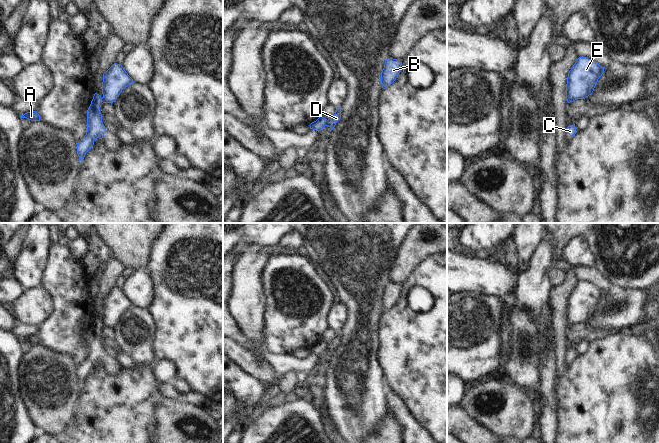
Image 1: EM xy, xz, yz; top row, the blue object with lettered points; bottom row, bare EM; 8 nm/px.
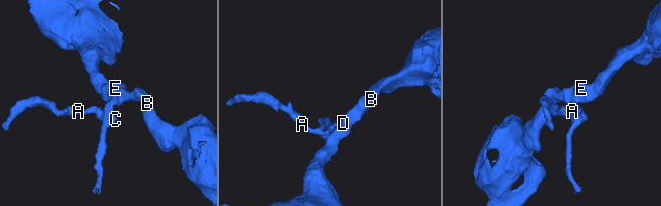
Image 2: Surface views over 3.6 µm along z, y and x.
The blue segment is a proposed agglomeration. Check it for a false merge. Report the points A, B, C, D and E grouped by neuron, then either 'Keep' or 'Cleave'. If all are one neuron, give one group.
Groups: A C / B D E. Cleave.

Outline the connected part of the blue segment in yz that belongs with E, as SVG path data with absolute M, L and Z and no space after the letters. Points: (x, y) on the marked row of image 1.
M579 57L568 73L566 84L567 102L585 99L591 95L603 72L604 67L594 60Z

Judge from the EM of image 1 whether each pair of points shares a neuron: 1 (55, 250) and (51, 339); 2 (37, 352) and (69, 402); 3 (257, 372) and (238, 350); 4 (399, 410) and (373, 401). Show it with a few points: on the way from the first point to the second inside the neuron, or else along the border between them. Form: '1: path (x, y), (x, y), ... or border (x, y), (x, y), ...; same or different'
1: path (61, 272), (61, 317); same
2: path (42, 365), (42, 373), (56, 392); same
3: path (253, 367), (241, 355); same
4: border (384, 383), (388, 412); different

